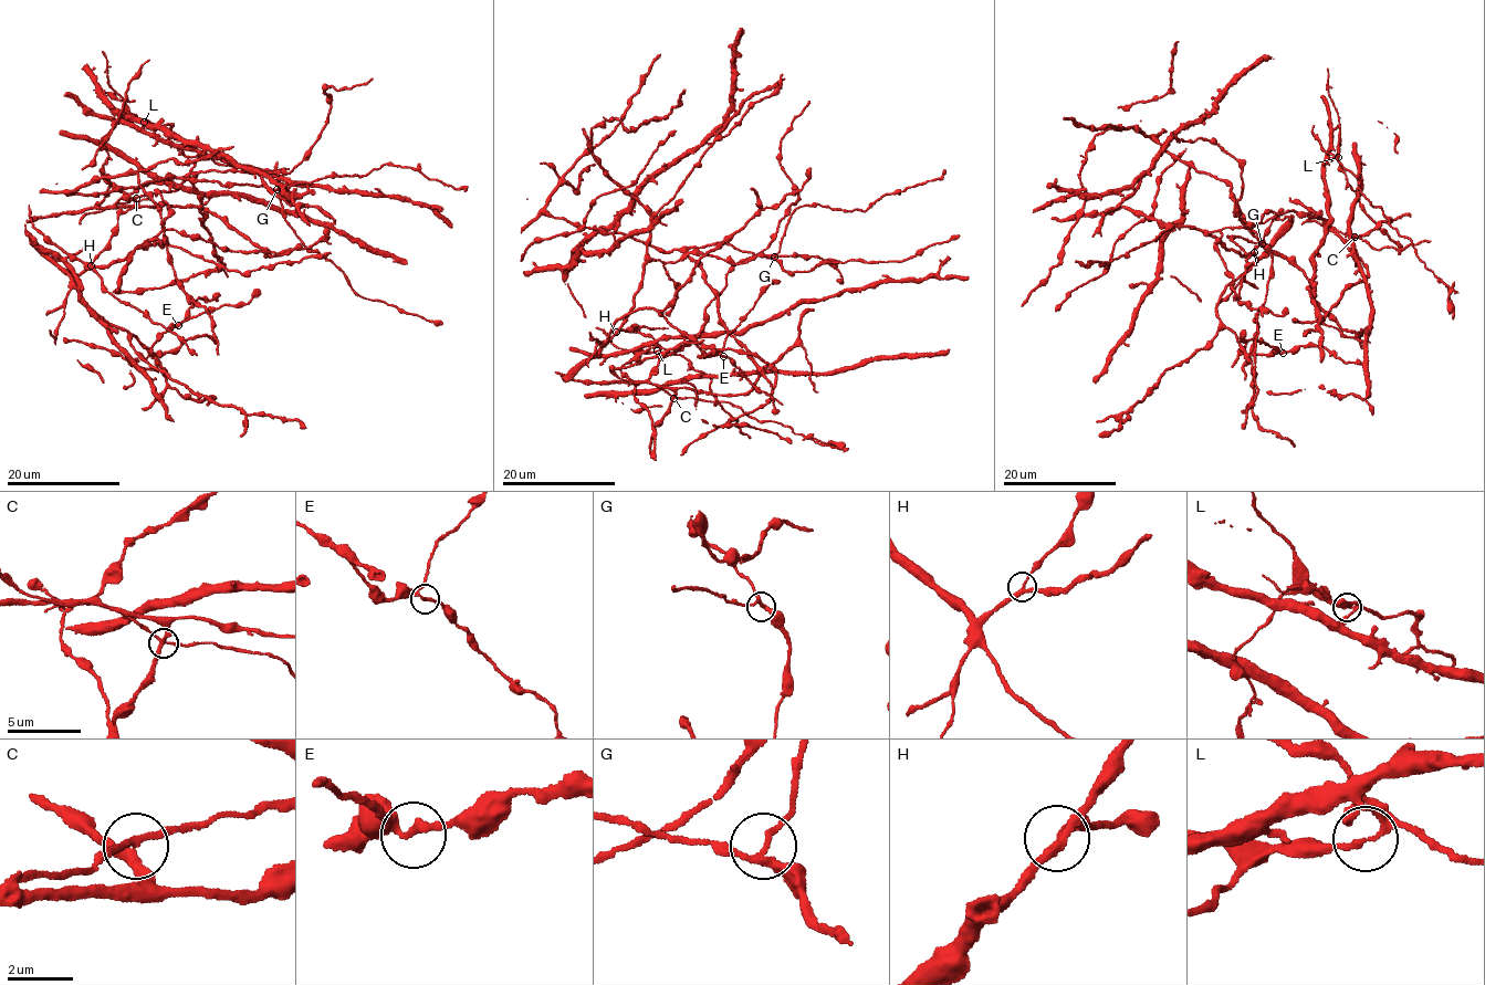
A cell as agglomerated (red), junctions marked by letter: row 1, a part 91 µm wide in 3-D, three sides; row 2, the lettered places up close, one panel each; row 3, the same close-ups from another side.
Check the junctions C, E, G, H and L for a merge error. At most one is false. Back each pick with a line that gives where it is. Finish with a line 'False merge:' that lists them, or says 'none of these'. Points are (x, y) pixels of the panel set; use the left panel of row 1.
L: place (144, 122)
False merge: L

